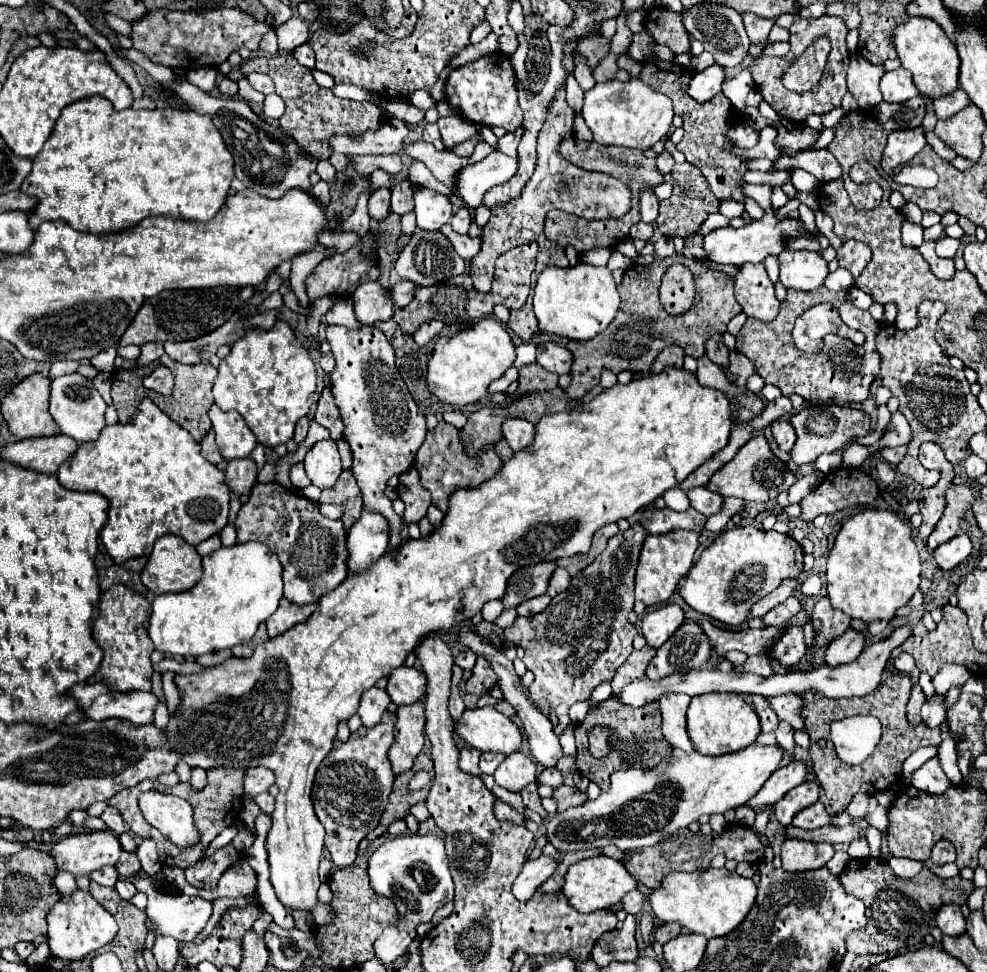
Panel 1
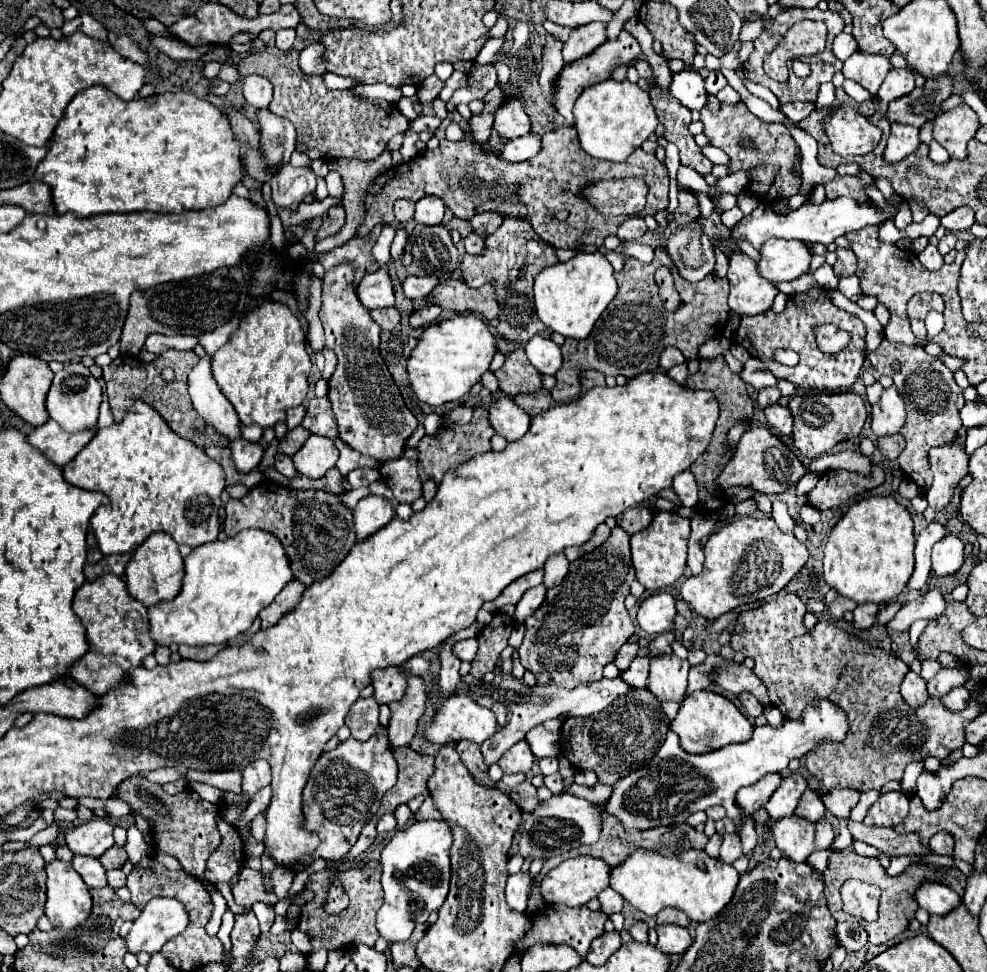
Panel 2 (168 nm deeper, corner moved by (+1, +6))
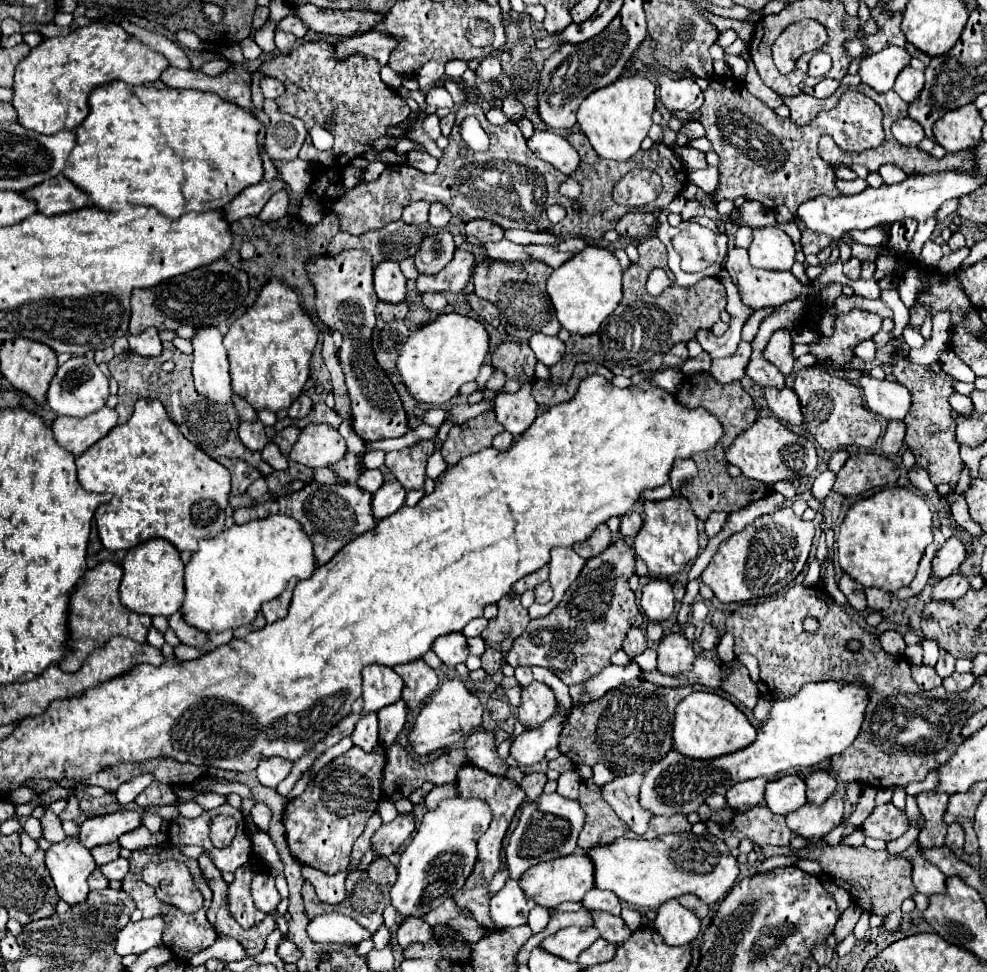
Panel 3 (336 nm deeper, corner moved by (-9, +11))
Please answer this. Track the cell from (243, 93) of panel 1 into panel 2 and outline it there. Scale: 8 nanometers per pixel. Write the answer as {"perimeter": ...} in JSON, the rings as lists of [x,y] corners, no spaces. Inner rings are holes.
{"perimeter":[[[222,64],[218,78],[226,80],[226,82],[230,82],[230,84],[236,84],[238,78],[240,78],[240,74],[238,74],[238,70],[236,70],[234,66],[230,66],[230,64]]]}

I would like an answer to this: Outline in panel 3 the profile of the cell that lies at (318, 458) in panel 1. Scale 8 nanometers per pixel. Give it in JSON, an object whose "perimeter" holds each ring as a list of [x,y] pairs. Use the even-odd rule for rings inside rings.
{"perimeter":[[[306,425],[300,439],[292,445],[288,459],[306,467],[328,467],[346,453],[346,443],[340,433],[328,425]]]}

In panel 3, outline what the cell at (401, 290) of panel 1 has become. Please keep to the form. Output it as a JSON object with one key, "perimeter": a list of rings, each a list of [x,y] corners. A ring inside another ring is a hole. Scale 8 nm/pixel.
{"perimeter":[[[456,249],[454,259],[440,273],[420,275],[416,281],[416,287],[420,293],[428,293],[428,291],[460,293],[466,289],[474,267],[476,267],[474,253],[464,251],[464,249]]]}

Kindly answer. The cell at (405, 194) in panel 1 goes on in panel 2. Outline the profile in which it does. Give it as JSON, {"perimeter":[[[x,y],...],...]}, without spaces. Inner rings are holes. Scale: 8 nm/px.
{"perimeter":[[[398,200],[394,204],[394,214],[396,214],[396,220],[398,222],[406,224],[414,216],[414,202],[412,200]]]}

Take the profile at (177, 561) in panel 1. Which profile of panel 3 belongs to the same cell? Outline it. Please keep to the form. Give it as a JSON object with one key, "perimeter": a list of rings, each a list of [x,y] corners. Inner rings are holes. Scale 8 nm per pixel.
{"perimeter":[[[150,539],[140,543],[136,549],[130,549],[122,563],[122,581],[120,581],[120,601],[134,613],[146,615],[164,615],[170,617],[182,607],[184,599],[184,563],[180,555],[168,541]]]}

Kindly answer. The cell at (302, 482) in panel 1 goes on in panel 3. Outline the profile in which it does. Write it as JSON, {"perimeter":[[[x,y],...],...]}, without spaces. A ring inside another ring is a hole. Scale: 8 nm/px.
{"perimeter":[[[266,443],[262,449],[262,459],[272,467],[272,469],[288,469],[288,459],[276,449],[276,445]]]}

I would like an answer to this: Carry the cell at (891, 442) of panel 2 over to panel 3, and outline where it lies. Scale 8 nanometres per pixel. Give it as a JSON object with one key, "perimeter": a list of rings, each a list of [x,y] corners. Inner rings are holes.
{"perimeter":[[[890,421],[882,439],[882,451],[884,455],[894,455],[900,453],[904,447],[904,435],[906,435],[906,425],[904,421]]]}

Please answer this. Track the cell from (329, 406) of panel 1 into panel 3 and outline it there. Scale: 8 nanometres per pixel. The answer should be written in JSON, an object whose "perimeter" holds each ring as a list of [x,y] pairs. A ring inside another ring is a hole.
{"perimeter":[[[316,403],[312,407],[312,411],[310,411],[308,417],[294,421],[294,425],[298,425],[298,427],[306,427],[308,423],[326,423],[332,429],[338,429],[340,423],[342,423],[342,419],[340,419],[340,415],[334,409],[328,409],[326,403]]]}

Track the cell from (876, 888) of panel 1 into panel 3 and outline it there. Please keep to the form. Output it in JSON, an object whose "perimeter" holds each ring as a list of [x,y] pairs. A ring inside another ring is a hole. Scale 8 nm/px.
{"perimeter":[[[764,845],[762,847],[762,855],[768,859],[772,855],[796,855],[800,859],[812,859],[818,861],[822,871],[826,875],[832,877],[832,881],[838,887],[844,887],[850,897],[856,901],[858,907],[862,907],[864,911],[870,913],[878,913],[884,915],[884,927],[886,931],[896,931],[900,921],[902,921],[902,913],[900,913],[900,905],[906,897],[912,897],[916,893],[914,885],[912,885],[912,871],[910,865],[904,857],[892,859],[888,855],[888,851],[872,851],[868,847],[848,847],[848,845],[836,845],[836,847],[808,847],[808,849],[792,849],[792,847],[772,847],[772,845]]]}

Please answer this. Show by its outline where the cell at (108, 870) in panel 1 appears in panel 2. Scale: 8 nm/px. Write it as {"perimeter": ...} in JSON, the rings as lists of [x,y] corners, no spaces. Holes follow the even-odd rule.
{"perimeter":[[[74,856],[72,866],[74,866],[74,870],[82,876],[82,880],[84,880],[90,888],[104,888],[104,886],[108,884],[108,880],[106,880],[106,870],[102,868],[100,860]]]}

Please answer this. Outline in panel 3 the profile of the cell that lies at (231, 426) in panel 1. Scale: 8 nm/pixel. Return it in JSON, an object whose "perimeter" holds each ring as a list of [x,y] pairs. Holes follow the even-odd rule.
{"perimeter":[[[200,327],[190,341],[194,349],[192,375],[196,391],[218,403],[232,403],[228,355],[218,327]]]}

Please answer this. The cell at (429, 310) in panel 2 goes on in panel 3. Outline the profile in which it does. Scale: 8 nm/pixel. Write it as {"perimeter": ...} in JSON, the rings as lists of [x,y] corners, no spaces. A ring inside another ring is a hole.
{"perimeter":[[[424,293],[422,295],[422,303],[430,311],[442,311],[446,307],[446,297],[442,293]]]}

